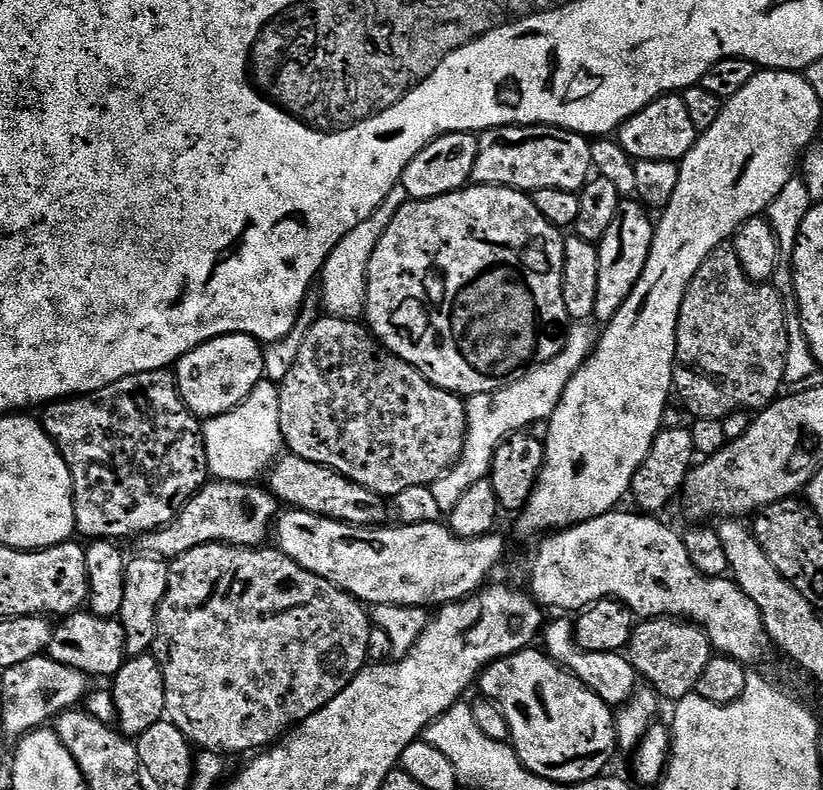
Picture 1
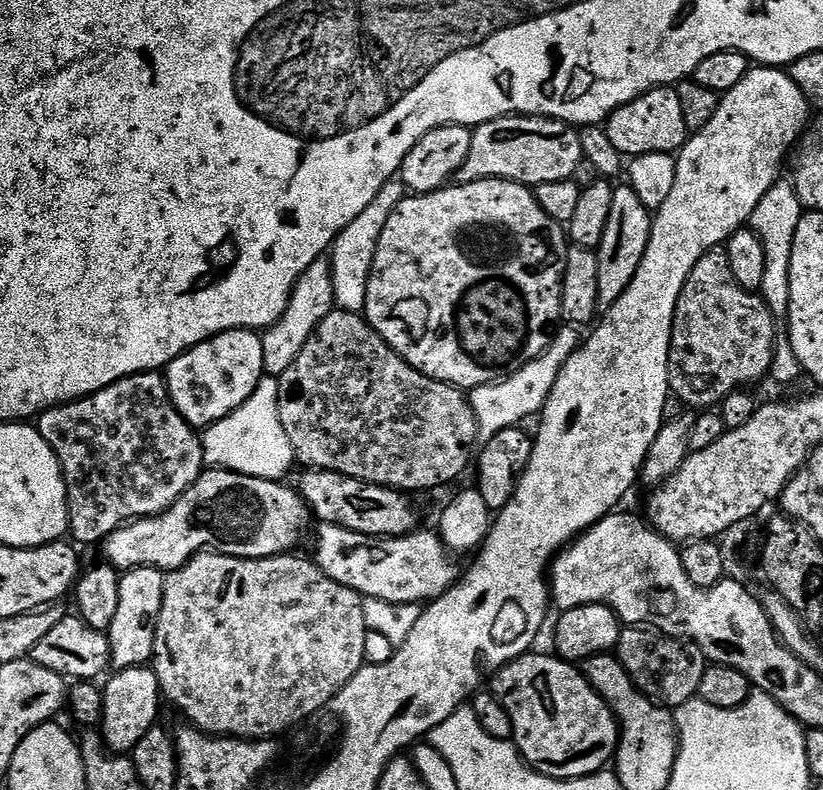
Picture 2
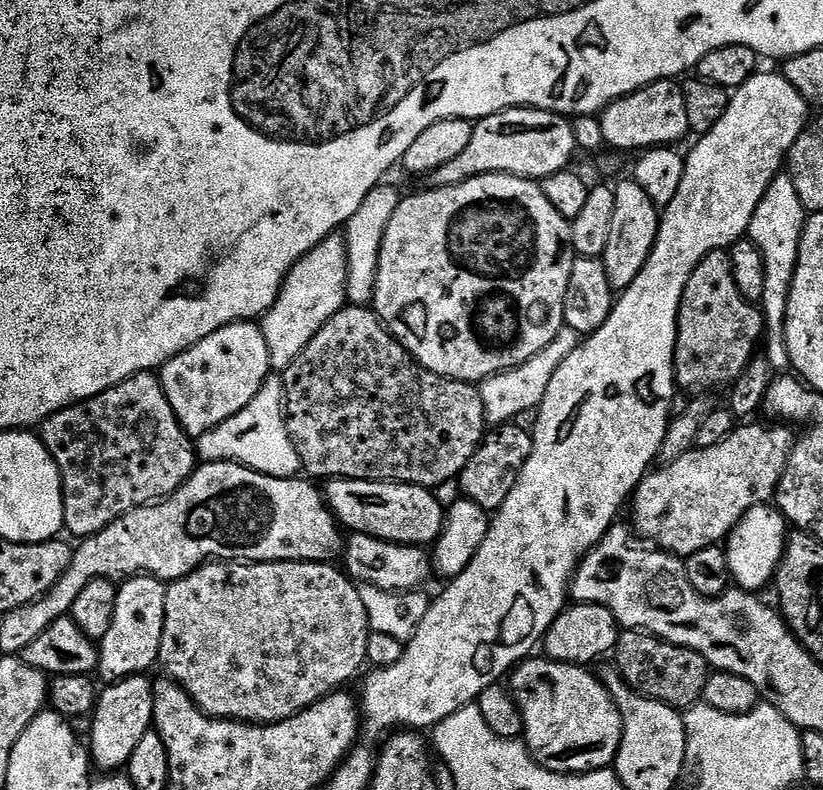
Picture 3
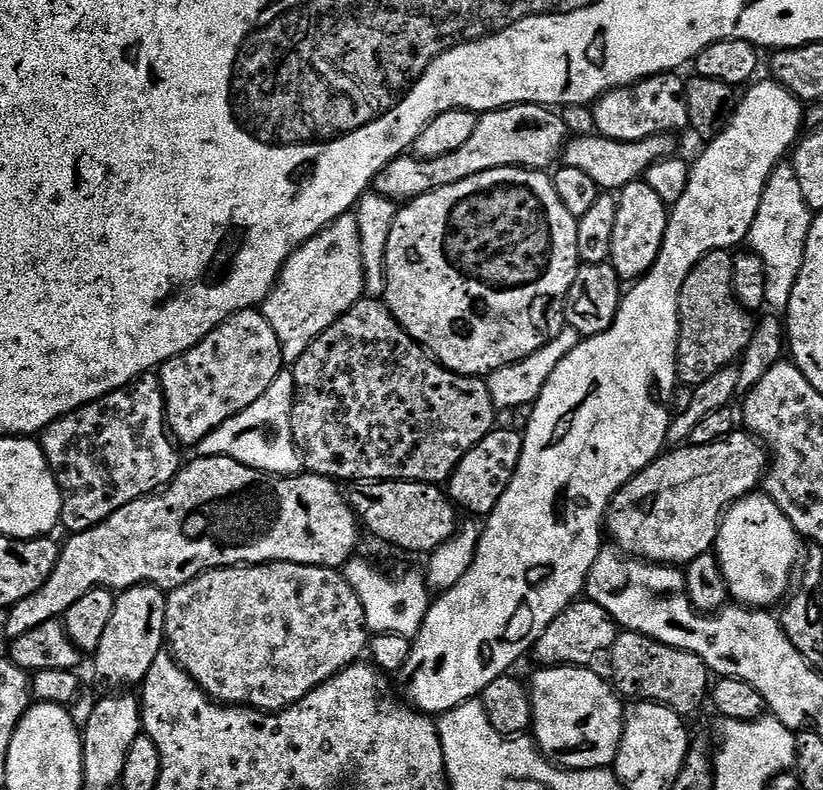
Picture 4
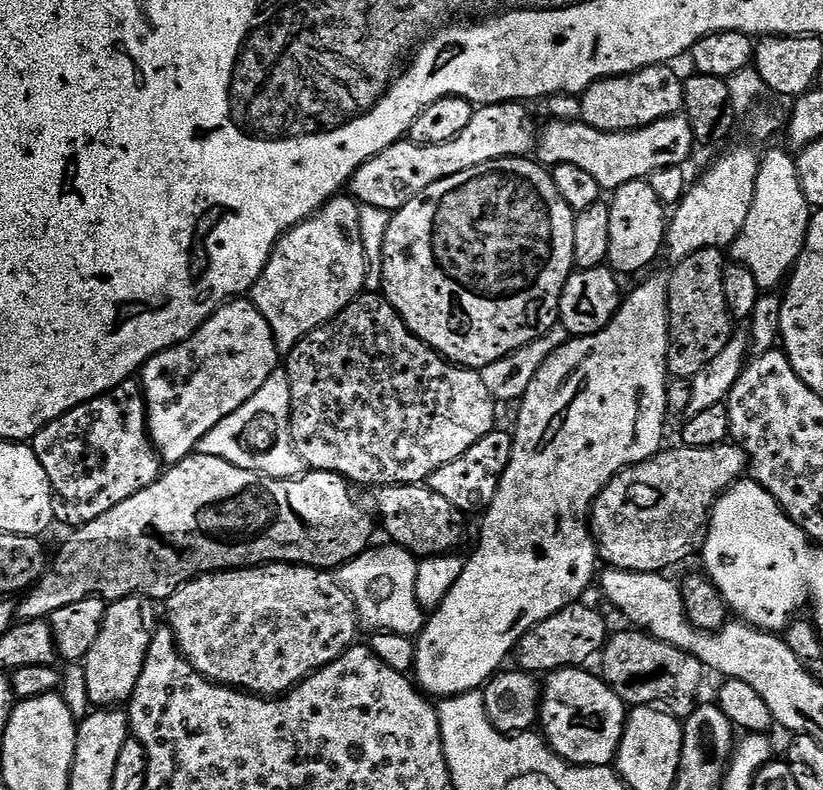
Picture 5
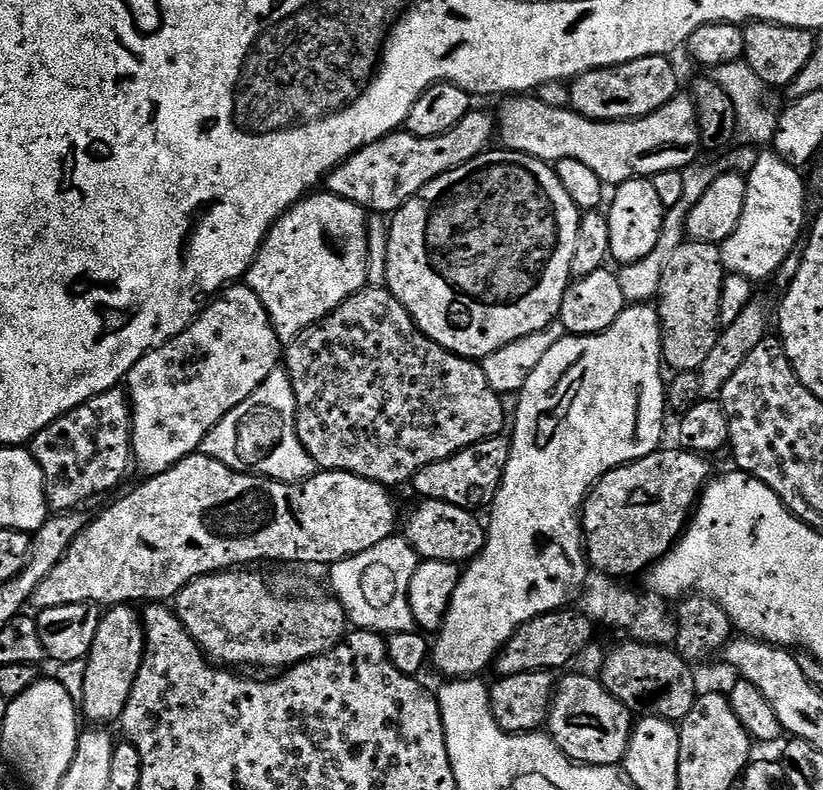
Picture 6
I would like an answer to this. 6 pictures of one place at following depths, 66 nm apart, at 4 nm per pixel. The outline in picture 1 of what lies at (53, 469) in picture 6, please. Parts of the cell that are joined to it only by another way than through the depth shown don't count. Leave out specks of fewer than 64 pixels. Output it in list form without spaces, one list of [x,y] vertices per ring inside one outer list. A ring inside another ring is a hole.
[[[161,370],[159,372],[143,372],[142,374],[127,376],[126,378],[122,378],[118,382],[114,382],[110,386],[106,386],[102,390],[98,390],[97,392],[89,392],[86,396],[77,396],[75,398],[69,398],[54,404],[47,405],[47,407],[43,409],[43,412],[44,416],[42,415],[42,423],[44,425],[44,428],[48,432],[48,436],[52,439],[52,441],[55,442],[56,448],[62,454],[62,458],[64,459],[64,461],[66,462],[66,466],[70,470],[70,478],[72,479],[72,493],[74,494],[74,498],[76,499],[76,501],[74,502],[74,510],[76,511],[76,531],[81,537],[83,535],[89,536],[87,538],[89,541],[95,542],[98,540],[110,540],[116,542],[121,539],[119,536],[133,536],[133,538],[139,538],[147,533],[156,532],[159,528],[165,528],[166,525],[170,523],[171,520],[176,519],[176,515],[184,509],[188,499],[190,499],[190,497],[192,497],[194,493],[199,492],[205,484],[209,483],[210,473],[208,470],[206,446],[204,445],[204,430],[201,421],[192,411],[190,411],[189,408],[187,408],[187,406],[185,406],[182,394],[180,393],[180,391],[178,390],[178,386],[176,385],[175,375],[173,375],[171,371]]]

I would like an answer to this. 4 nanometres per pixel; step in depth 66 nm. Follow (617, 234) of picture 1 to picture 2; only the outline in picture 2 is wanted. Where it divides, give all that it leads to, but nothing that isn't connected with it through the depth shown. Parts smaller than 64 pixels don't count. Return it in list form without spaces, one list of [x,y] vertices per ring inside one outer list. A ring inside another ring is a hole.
[[[620,186],[615,189],[609,221],[606,222],[605,234],[598,247],[598,298],[601,309],[607,310],[614,302],[618,302],[618,298],[622,298],[622,294],[630,286],[634,274],[638,274],[638,266],[642,266],[642,258],[650,242],[653,219],[653,213],[646,206],[642,206],[642,198],[638,198],[632,188]]]

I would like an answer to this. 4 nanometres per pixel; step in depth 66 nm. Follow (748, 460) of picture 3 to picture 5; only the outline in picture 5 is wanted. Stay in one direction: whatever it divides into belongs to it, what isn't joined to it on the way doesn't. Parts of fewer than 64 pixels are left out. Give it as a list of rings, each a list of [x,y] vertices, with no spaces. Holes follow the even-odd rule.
[[[725,442],[723,444],[715,444],[709,448],[685,448],[677,446],[667,452],[661,450],[655,456],[651,456],[649,460],[644,460],[640,464],[634,464],[630,468],[625,468],[608,483],[606,487],[598,494],[598,498],[592,501],[590,509],[590,527],[592,530],[592,539],[596,541],[596,550],[599,559],[603,561],[607,567],[617,568],[618,570],[630,570],[631,572],[659,572],[667,573],[667,568],[672,568],[675,564],[680,564],[692,552],[692,547],[697,547],[698,537],[705,531],[708,517],[712,514],[712,507],[716,505],[716,499],[723,496],[737,480],[741,479],[749,471],[748,456],[745,454],[739,444],[735,442]]]

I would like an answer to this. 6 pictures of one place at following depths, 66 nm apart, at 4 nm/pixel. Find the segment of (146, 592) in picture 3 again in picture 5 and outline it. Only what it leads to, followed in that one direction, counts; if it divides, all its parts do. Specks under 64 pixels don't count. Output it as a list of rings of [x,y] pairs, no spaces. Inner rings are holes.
[[[127,596],[121,600],[113,600],[105,607],[102,618],[102,630],[98,630],[98,638],[94,646],[83,658],[82,665],[85,668],[87,693],[89,702],[96,708],[111,708],[113,706],[127,705],[134,694],[134,686],[138,686],[138,678],[144,669],[146,654],[150,650],[152,634],[158,627],[156,621],[157,605],[147,596]]]

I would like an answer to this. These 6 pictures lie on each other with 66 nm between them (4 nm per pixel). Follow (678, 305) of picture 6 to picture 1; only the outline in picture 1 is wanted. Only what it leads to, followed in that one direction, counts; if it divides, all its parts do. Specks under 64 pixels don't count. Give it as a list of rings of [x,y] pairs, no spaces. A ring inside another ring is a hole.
[[[725,242],[702,262],[682,298],[676,327],[676,365],[672,383],[679,403],[698,420],[725,420],[735,412],[763,410],[781,395],[790,355],[785,297],[771,283],[754,282],[742,270],[738,254]]]

